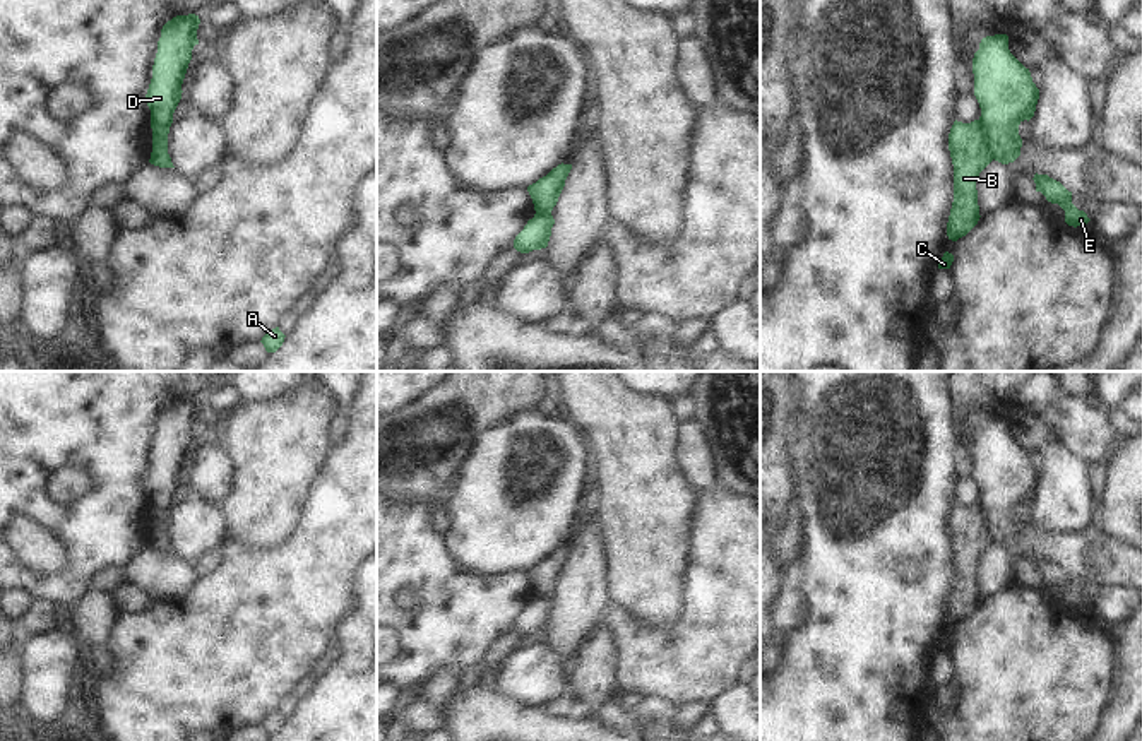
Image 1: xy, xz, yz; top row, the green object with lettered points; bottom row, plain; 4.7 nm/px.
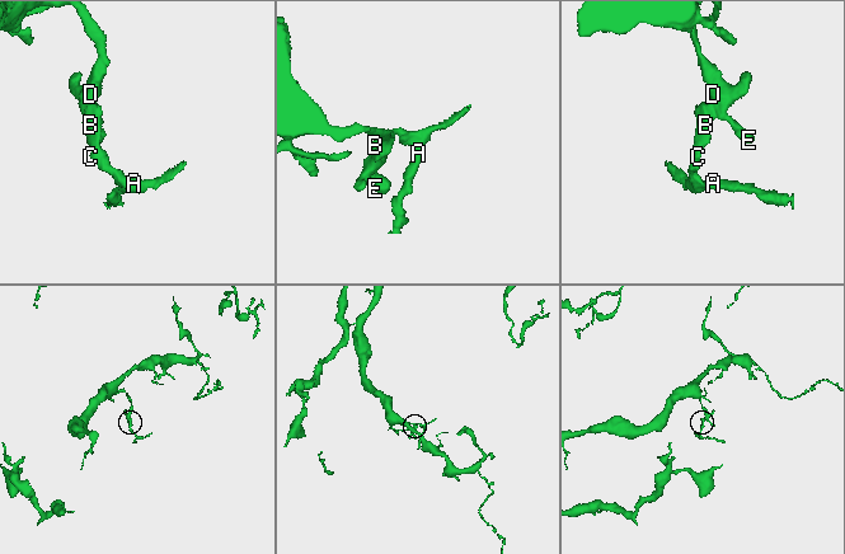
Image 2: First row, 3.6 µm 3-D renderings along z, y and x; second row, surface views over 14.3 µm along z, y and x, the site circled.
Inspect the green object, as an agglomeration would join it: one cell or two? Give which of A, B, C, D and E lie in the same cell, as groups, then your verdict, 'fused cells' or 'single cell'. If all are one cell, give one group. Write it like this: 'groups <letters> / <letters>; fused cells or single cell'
groups A B C / D E; fused cells

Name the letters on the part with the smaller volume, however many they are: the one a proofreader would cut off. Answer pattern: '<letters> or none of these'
A, B, C

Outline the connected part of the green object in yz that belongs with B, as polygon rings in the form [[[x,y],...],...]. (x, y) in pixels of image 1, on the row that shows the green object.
[[[979,120],[954,122],[949,133],[949,151],[954,164],[954,202],[947,222],[952,241],[966,236],[979,221],[976,181],[993,161],[991,145]]]

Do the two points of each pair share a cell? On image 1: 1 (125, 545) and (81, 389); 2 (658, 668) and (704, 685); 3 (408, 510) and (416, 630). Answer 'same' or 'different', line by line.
1: same
2: same
3: same

